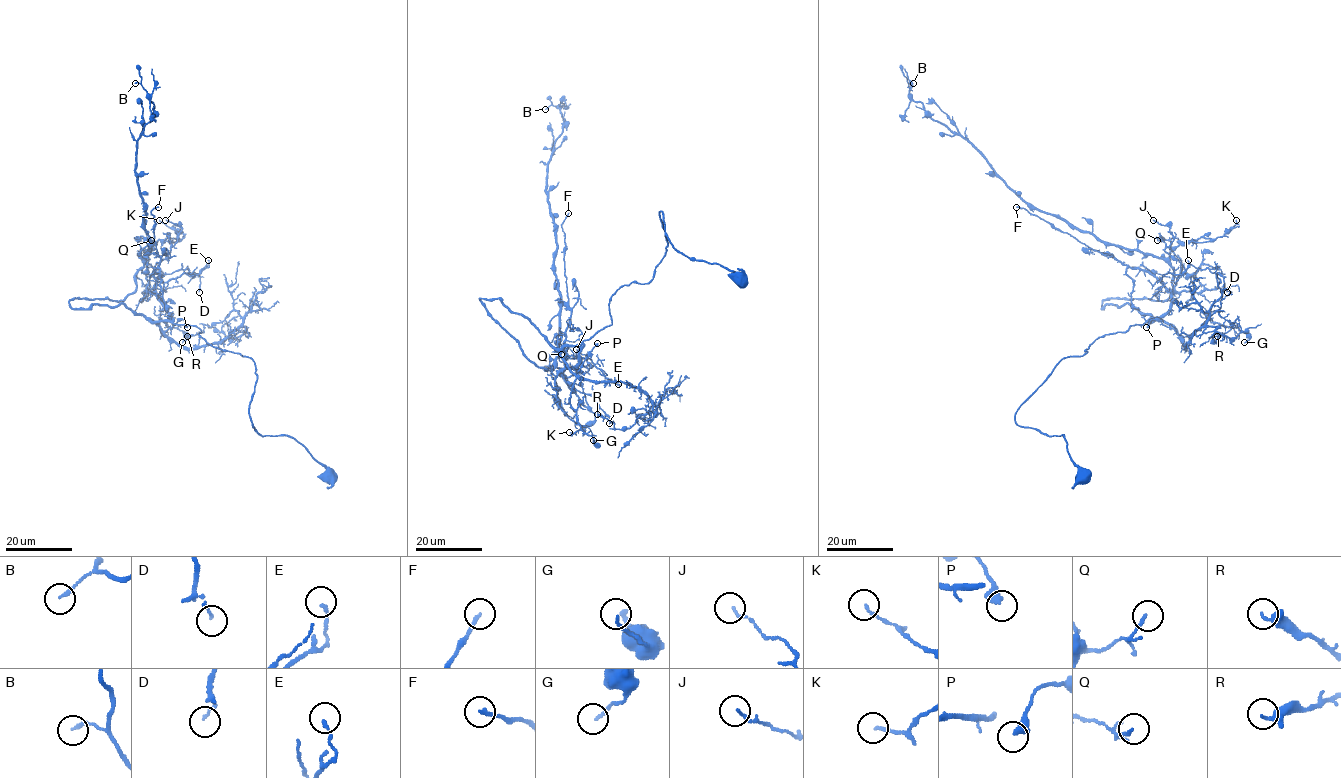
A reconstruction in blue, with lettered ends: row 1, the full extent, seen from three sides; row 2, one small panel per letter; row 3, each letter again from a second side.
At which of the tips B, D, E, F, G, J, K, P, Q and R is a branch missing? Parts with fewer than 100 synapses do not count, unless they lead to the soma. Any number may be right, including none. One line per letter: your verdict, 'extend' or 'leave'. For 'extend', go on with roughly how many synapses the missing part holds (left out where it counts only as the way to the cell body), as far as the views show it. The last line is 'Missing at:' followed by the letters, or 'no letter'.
B: leave
D: leave
E: leave
F: leave
G: leave
J: leave
K: leave
P: leave
Q: leave
R: leave
Missing at: no letter

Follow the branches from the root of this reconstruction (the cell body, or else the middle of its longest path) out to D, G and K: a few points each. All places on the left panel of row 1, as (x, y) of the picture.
D: (329, 476), (292, 438), (253, 428), (255, 362), (175, 324), (146, 285), (187, 268), (199, 292)
G: (329, 476), (292, 438), (253, 428), (250, 357), (150, 319), (182, 342)
K: (329, 476), (253, 428), (250, 357), (122, 303), (70, 306), (131, 294), (144, 252), (184, 236), (159, 220)

